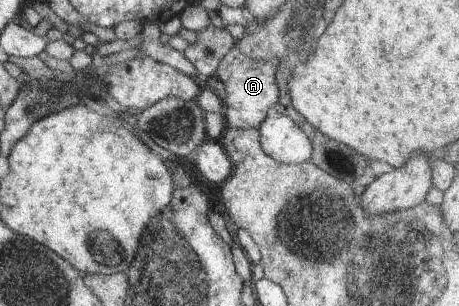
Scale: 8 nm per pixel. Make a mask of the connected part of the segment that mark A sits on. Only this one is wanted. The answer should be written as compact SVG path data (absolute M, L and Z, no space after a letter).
M237 42L225 54L216 69L215 76L222 81L228 93L223 100L223 117L228 129L257 129L280 98L275 74L280 70L280 61L259 61L248 58L240 52Z

